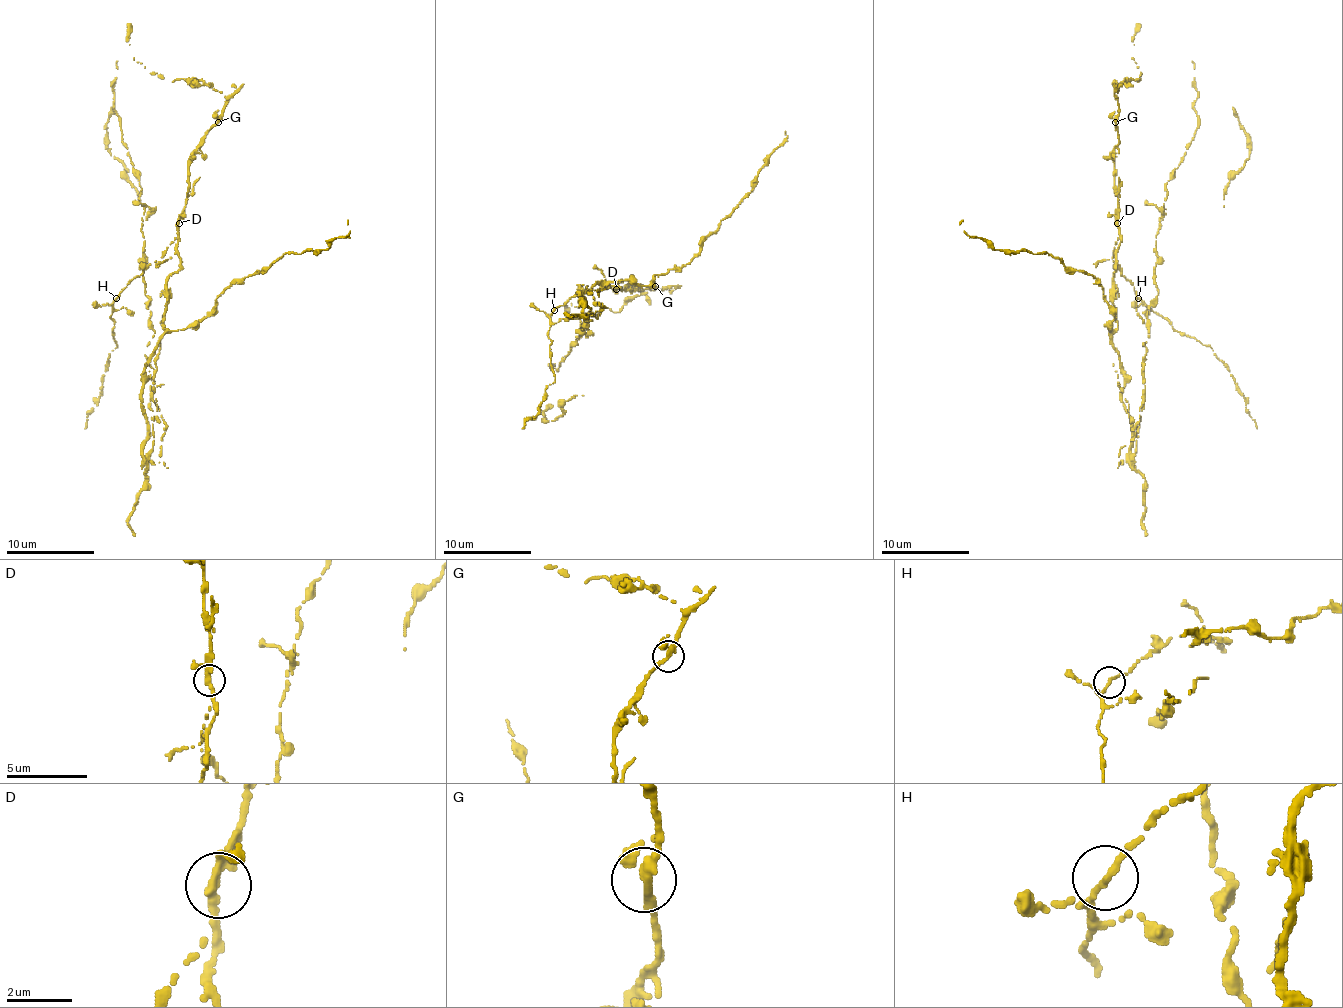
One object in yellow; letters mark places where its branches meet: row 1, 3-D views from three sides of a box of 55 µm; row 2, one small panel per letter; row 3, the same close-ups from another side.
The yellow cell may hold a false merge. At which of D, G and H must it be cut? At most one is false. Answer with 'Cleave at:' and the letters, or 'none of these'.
Cleave at: D

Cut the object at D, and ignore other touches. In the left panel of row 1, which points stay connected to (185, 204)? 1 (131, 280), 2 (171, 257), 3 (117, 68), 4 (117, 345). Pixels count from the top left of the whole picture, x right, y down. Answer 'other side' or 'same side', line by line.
1: same side
2: other side
3: other side
4: same side

